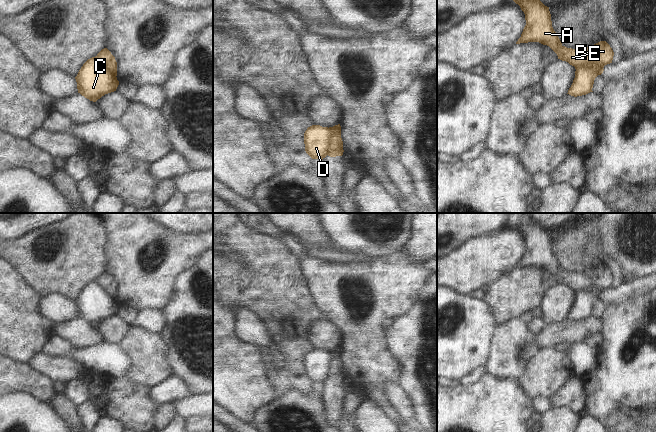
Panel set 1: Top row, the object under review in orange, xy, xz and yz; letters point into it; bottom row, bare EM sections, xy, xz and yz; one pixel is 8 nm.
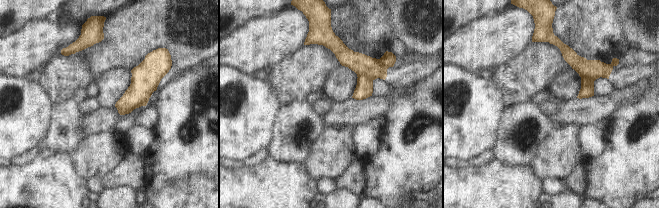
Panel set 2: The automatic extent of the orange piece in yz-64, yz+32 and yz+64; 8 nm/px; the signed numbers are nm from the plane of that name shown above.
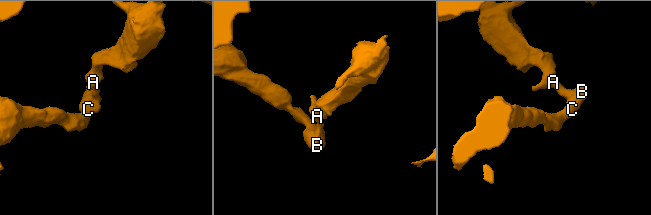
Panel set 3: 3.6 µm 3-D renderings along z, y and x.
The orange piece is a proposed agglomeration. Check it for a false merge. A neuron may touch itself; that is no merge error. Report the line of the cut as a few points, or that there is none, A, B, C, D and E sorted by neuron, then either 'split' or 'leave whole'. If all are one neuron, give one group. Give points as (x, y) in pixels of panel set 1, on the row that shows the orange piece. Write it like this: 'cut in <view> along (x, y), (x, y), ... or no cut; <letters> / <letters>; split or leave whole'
cut in yz along (585, 48), (595, 60), (595, 66), (591, 69), (576, 70); A E / B C D; split

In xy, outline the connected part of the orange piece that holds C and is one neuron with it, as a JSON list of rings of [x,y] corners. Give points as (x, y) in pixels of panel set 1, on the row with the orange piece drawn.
[[[96,56],[83,64],[75,79],[78,93],[93,102],[116,91],[119,85],[117,77],[103,68]]]

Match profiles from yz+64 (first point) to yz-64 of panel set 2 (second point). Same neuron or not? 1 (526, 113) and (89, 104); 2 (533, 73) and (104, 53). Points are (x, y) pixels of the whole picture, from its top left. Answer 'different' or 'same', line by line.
1: different
2: different

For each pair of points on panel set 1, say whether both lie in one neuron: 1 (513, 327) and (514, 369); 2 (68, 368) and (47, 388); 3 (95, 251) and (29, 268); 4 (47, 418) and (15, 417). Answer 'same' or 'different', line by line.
1: same
2: different
3: same
4: same

